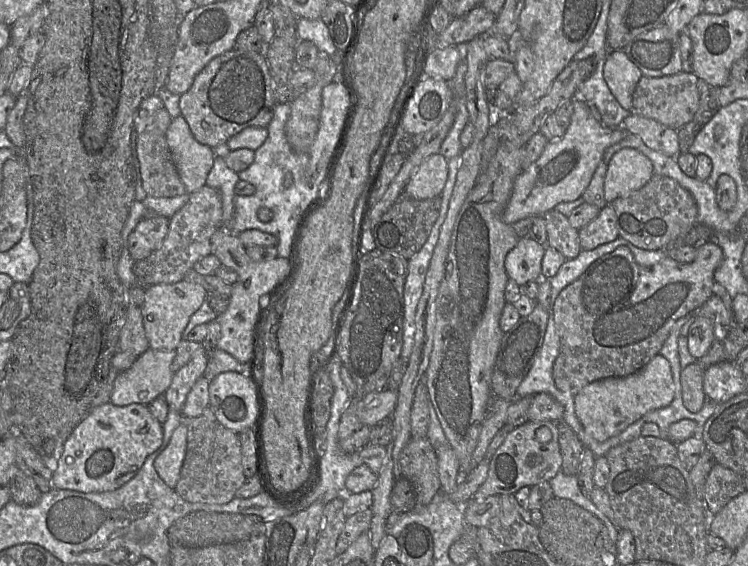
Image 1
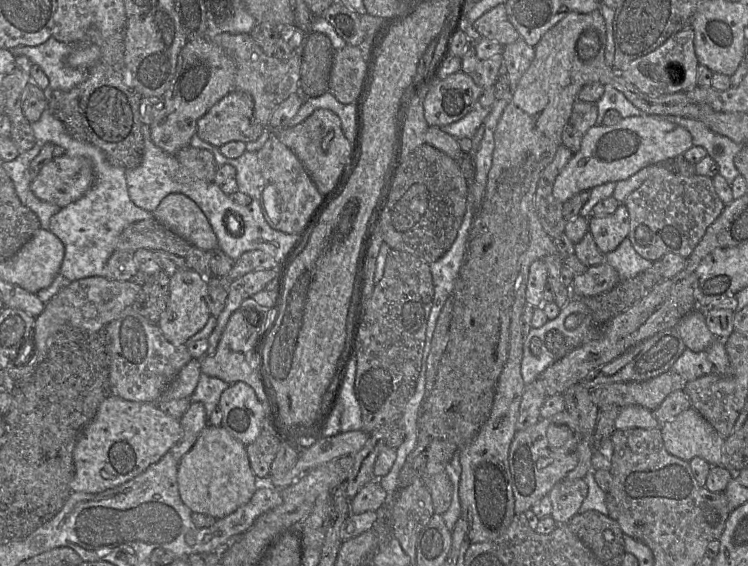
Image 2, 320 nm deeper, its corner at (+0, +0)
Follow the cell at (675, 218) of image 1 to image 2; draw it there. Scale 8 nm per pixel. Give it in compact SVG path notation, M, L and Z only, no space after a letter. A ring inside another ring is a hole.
M657 164L661 165L661 167L657 167L657 169L651 173L647 179L642 183L642 185L634 190L625 200L624 205L627 207L629 212L629 220L630 220L630 229L628 233L628 239L631 241L631 244L635 251L643 258L650 260L651 262L659 261L664 255L673 253L682 256L687 259L698 245L700 240L703 238L707 228L718 218L718 216L722 213L725 204L719 198L718 194L713 185L713 180L710 177L694 174L692 176L683 176L677 173L674 173L669 168L665 166L665 164Z

